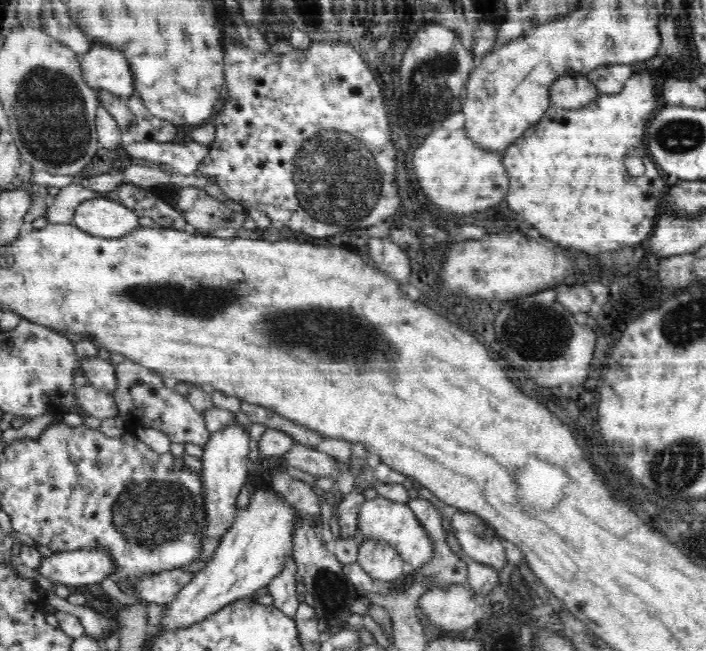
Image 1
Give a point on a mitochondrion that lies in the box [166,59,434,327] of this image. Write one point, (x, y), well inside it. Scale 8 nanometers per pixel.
(336, 175)

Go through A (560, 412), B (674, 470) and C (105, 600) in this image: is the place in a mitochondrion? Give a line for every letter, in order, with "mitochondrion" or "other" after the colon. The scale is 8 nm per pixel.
A: other
B: mitochondrion
C: other

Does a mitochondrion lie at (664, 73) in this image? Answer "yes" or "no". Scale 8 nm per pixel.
no

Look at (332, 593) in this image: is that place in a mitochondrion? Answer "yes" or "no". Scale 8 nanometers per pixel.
yes

